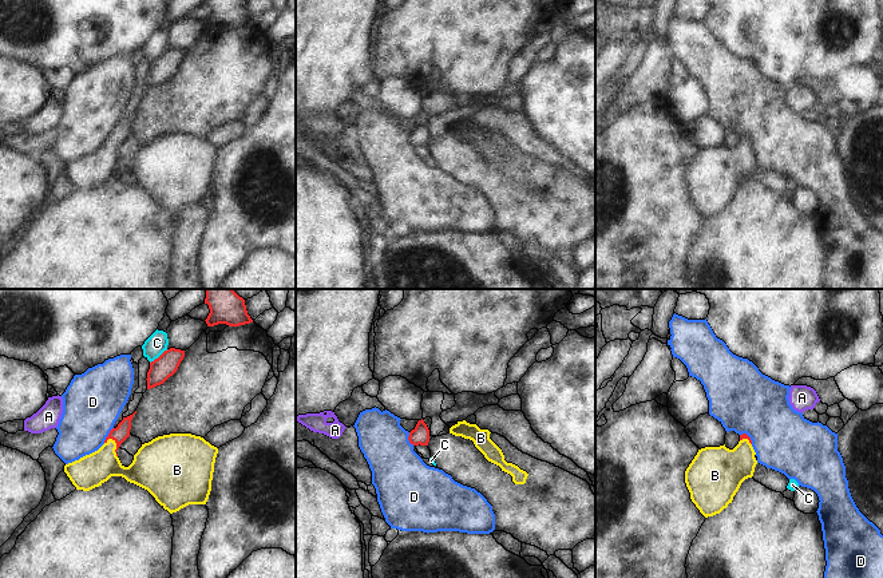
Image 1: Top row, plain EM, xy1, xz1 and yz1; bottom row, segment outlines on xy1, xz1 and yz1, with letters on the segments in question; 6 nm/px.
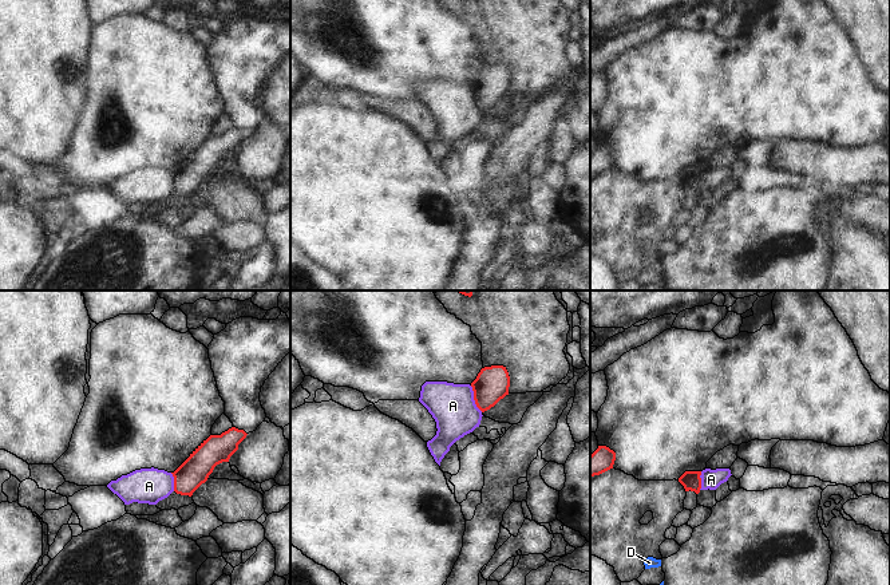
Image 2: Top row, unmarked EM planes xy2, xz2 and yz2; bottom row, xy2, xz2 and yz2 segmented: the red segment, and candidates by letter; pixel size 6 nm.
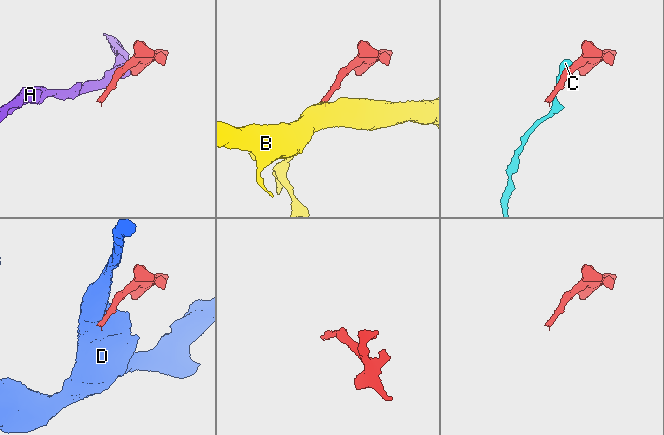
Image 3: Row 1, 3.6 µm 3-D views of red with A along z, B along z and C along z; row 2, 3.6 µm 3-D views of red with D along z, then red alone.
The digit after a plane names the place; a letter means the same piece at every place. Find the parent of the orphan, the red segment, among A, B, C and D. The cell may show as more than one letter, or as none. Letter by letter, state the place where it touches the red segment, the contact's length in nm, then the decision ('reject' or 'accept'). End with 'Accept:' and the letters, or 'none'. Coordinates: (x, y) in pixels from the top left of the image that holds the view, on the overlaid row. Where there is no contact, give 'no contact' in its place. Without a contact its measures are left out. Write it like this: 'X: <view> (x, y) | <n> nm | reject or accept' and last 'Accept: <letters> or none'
A: xz2 (474, 399) | 180 nm | reject
B: xy1 (117, 447) | 130 nm | accept
C: xy1 (159, 356) | 140 nm | reject
D: xy1 (109, 435) | 110 nm | reject
Accept: B

